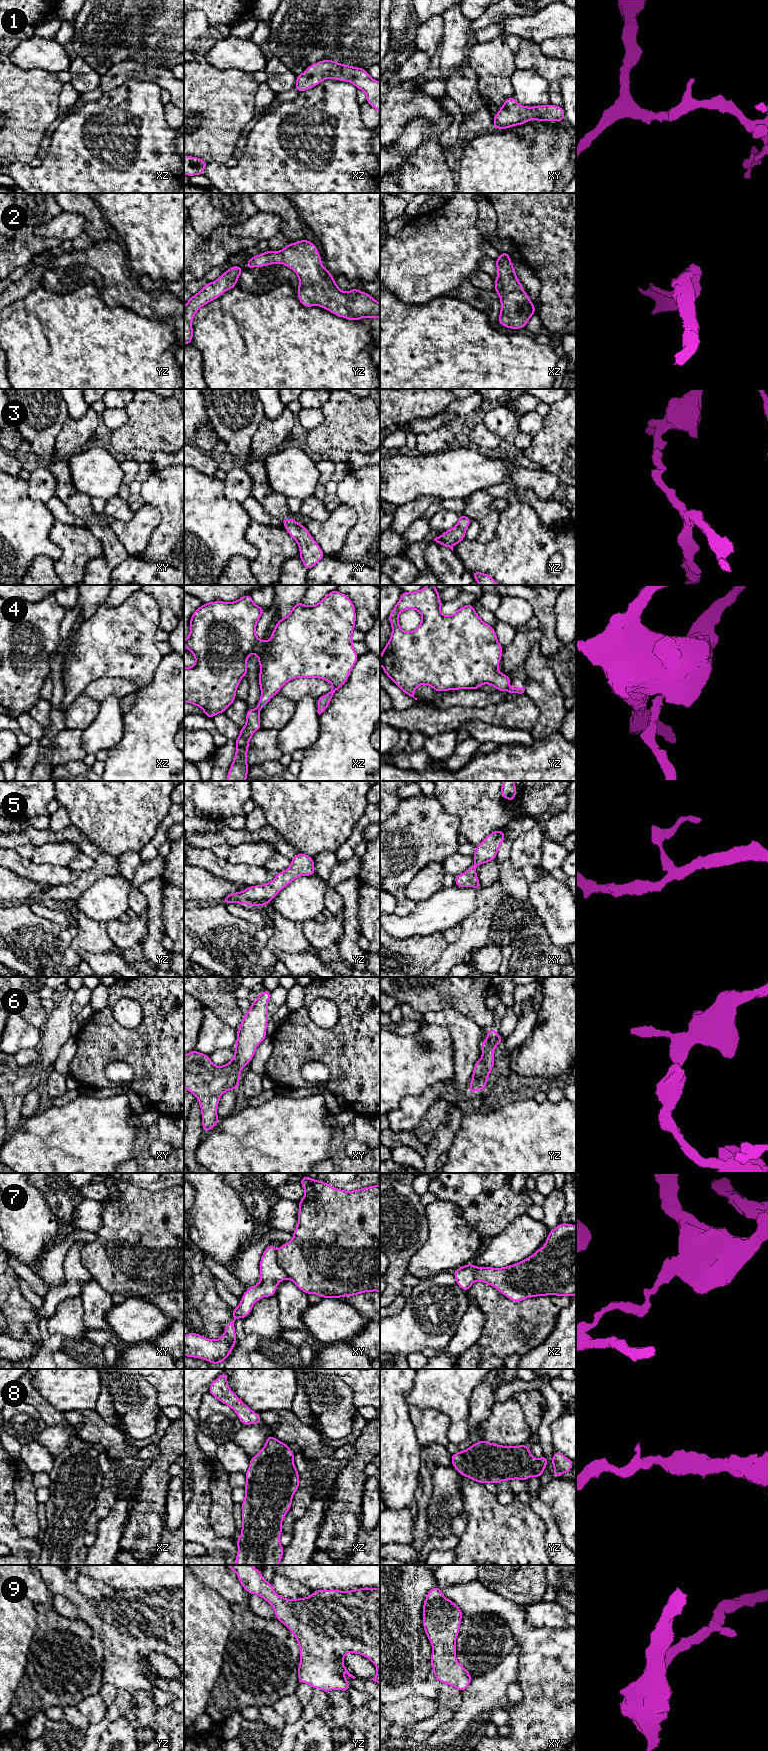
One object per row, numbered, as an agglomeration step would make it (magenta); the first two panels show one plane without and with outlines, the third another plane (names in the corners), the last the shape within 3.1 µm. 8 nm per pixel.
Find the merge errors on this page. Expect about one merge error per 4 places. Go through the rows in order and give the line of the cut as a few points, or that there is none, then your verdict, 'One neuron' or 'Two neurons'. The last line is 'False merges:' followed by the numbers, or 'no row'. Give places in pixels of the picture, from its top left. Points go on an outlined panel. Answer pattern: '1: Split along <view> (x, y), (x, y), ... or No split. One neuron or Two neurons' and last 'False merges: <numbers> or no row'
1: No split. One neuron
2: No split. One neuron
3: No split. One neuron
4: Split along yz (508, 687), (504, 690). Two neurons
5: No split. One neuron
6: No split. One neuron
7: Split along xy (276, 1250), (276, 1261), (287, 1277). Two neurons
8: No split. One neuron
9: No split. One neuron
False merges: 4, 7

